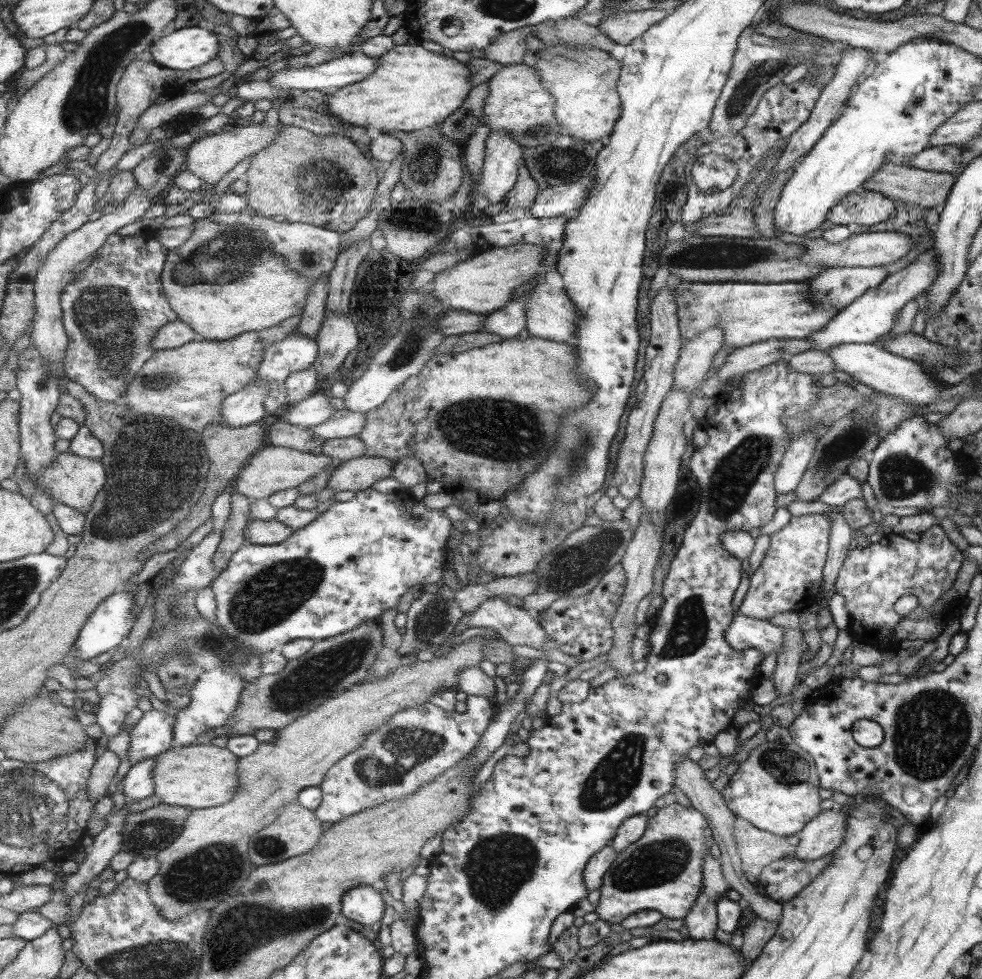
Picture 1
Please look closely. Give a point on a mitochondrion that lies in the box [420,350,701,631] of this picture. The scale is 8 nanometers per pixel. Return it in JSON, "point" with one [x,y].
{"point":[513,435]}

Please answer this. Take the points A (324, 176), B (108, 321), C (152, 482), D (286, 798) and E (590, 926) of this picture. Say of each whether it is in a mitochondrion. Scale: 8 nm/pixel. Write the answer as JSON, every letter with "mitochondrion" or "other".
{"A":"mitochondrion","B":"mitochondrion","C":"mitochondrion","D":"other","E":"other"}

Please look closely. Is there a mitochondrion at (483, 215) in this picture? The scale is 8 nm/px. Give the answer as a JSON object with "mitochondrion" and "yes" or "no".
{"mitochondrion":"no"}

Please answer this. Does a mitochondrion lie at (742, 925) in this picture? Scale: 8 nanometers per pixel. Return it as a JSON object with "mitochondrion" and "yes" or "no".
{"mitochondrion":"no"}

